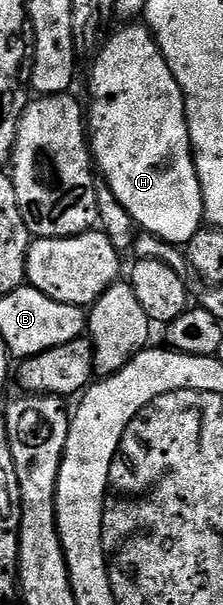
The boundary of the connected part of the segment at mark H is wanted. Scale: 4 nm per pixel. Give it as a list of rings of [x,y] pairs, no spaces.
[[[123,24],[118,28],[120,30],[107,43],[102,43],[91,66],[89,149],[98,173],[107,182],[113,196],[121,200],[136,227],[165,243],[183,248],[189,240],[193,240],[193,236],[197,236],[205,222],[201,184],[197,180],[195,156],[191,152],[183,93],[175,74],[169,72],[169,64],[165,64],[165,56],[150,29],[143,24]]]

